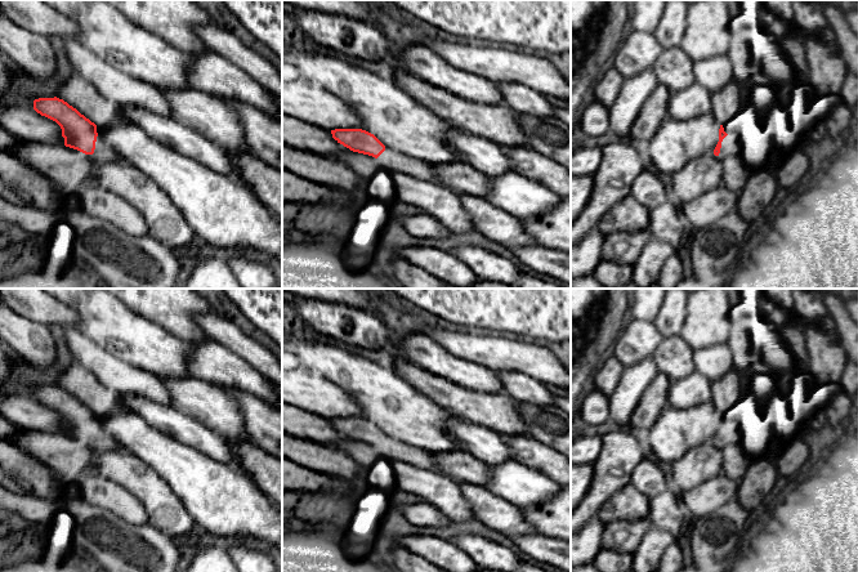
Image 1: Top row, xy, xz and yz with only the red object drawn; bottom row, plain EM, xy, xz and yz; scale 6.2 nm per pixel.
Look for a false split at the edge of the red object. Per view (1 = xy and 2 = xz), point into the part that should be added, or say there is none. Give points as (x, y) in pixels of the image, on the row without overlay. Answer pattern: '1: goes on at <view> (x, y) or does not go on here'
1: goes on at xy (103, 441)
2: goes on at xz (390, 448)

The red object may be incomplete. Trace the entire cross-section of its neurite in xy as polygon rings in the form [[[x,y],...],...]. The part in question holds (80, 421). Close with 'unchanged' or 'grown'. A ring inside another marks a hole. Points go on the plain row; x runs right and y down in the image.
[[[57,385],[35,388],[33,398],[61,415],[66,435],[93,443],[99,450],[121,448],[115,437],[98,426],[97,414],[63,388]]]; grown

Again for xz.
[[[335,417],[332,426],[353,441],[372,444],[381,457],[405,461],[420,469],[438,472],[434,453],[386,437],[374,423],[362,417]]]; grown

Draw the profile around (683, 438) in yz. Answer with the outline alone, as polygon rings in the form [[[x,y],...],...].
[[[711,401],[688,408],[669,405],[648,430],[651,452],[671,466],[680,492],[723,472],[723,450],[714,443],[719,417]]]

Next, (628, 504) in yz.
[[[631,483],[608,499],[598,511],[596,518],[603,523],[617,520],[636,520],[648,518],[649,497],[639,492]]]

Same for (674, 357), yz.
[[[680,335],[663,338],[654,359],[660,372],[670,381],[687,377],[696,371],[693,350]]]

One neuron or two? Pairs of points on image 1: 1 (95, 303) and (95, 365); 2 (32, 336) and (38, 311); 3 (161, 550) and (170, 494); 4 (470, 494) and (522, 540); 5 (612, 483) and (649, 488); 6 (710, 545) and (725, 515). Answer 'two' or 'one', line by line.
1: two
2: two
3: two
4: two
5: two
6: one

